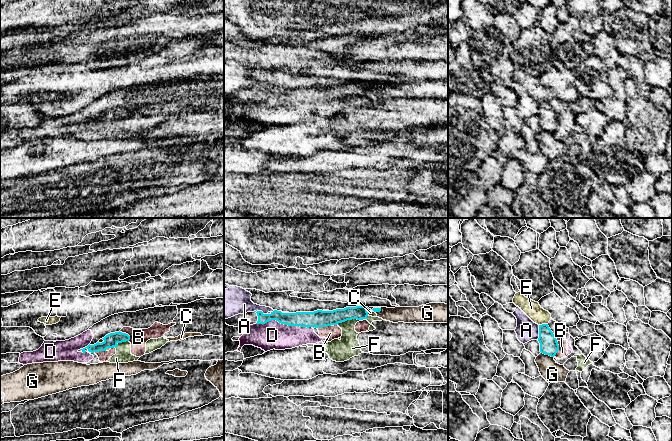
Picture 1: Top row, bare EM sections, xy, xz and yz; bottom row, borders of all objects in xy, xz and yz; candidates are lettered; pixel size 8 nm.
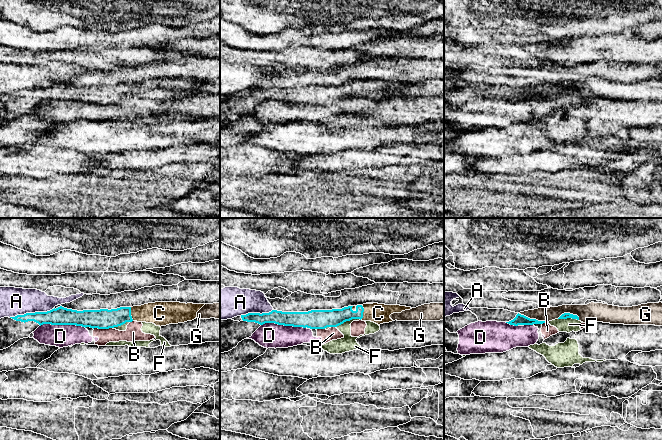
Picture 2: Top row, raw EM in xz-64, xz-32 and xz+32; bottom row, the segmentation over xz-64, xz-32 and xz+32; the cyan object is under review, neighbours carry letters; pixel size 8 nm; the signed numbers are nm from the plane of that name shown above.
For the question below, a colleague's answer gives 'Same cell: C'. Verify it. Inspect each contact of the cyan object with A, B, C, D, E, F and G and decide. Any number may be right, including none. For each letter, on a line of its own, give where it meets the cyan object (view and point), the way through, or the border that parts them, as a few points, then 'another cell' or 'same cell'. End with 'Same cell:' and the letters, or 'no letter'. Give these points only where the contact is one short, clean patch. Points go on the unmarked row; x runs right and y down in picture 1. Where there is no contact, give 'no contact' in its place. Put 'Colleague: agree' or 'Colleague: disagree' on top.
Colleague: agree
A: contact xz (260, 87); another cell
B: contact yz (558, 125); another cell
C: contact xz (366, 87); same cell
D: contact xz (284, 100); border xz (256, 99), (277, 96), (288, 101), (311, 103); another cell
E: contact yz (543, 100); another cell
F: contact xz (352, 94); another cell
G: contact yz (547, 130); another cell
Same cell: C

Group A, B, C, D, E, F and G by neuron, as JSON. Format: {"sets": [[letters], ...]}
{"sets": [["A"], ["B", "D"], ["C"], ["E"], ["F"], ["G"]]}

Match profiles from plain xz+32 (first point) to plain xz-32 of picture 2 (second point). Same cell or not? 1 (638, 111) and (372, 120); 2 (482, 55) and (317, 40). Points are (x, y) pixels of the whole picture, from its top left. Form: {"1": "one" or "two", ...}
{"1": "one", "2": "two"}

